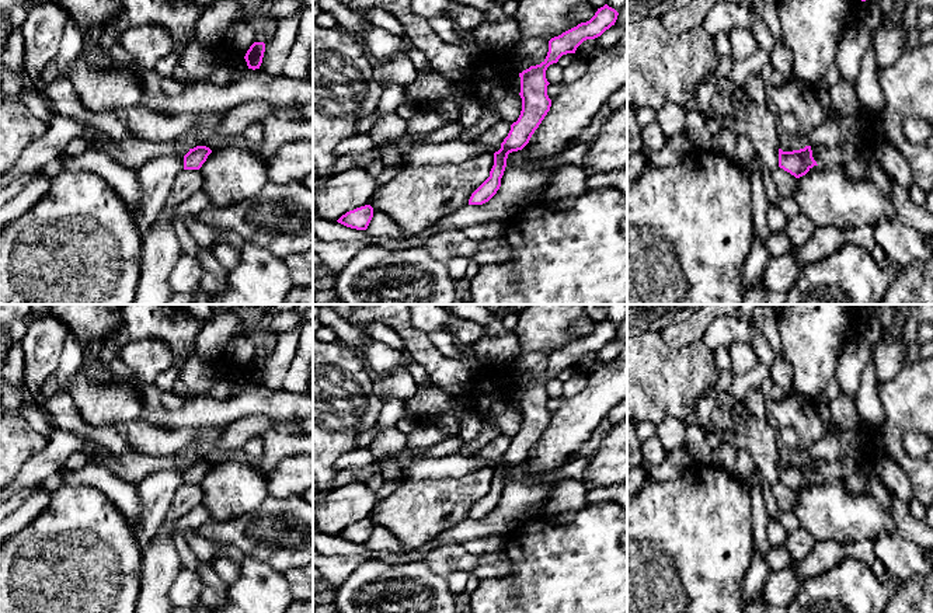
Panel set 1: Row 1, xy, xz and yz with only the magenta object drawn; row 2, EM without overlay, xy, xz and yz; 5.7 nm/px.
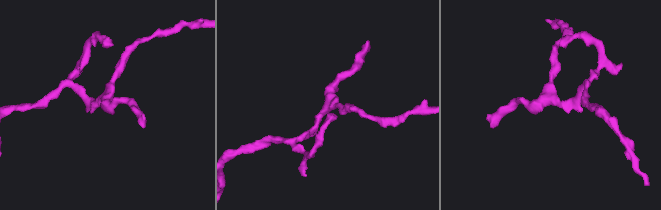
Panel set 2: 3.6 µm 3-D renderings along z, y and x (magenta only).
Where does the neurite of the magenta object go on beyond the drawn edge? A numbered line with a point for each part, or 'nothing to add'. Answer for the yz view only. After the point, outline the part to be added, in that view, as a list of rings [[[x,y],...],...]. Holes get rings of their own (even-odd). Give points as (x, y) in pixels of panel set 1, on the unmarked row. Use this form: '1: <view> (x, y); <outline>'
nothing to add

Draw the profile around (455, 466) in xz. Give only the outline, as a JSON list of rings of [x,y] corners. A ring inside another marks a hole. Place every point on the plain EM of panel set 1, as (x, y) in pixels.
[[[450,454],[441,457],[424,457],[419,462],[405,467],[405,473],[410,481],[424,481],[428,478],[460,478],[481,467],[495,467],[501,463],[497,460],[481,460],[476,456]]]

